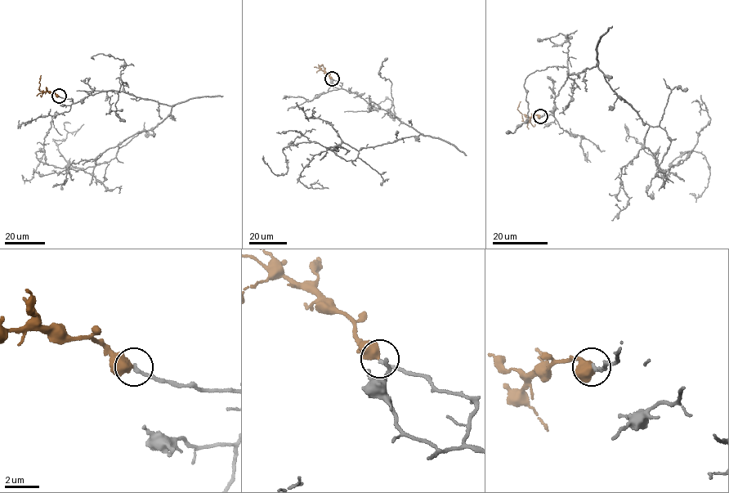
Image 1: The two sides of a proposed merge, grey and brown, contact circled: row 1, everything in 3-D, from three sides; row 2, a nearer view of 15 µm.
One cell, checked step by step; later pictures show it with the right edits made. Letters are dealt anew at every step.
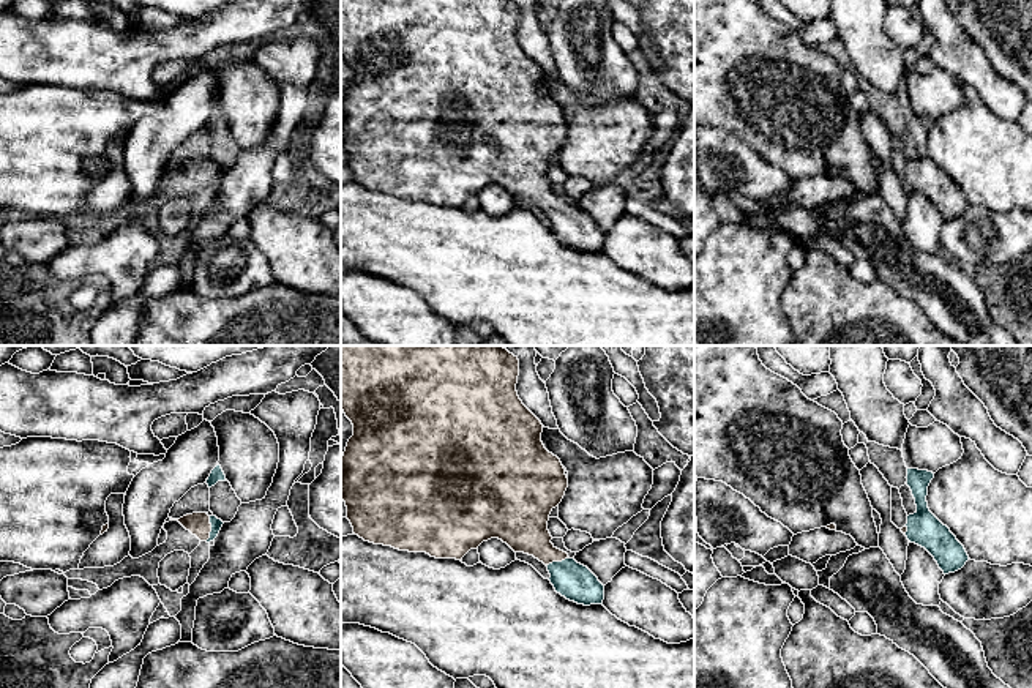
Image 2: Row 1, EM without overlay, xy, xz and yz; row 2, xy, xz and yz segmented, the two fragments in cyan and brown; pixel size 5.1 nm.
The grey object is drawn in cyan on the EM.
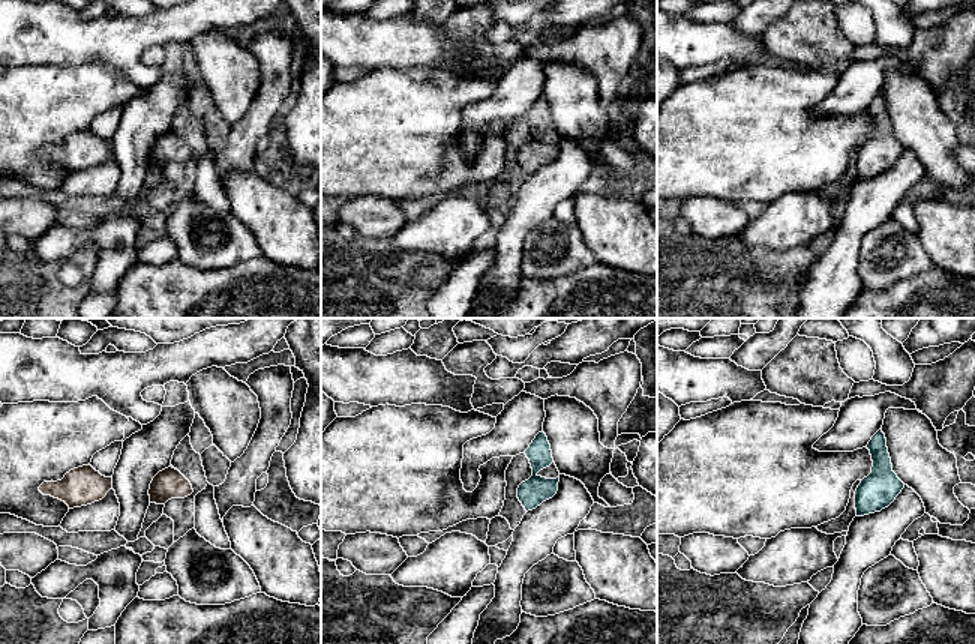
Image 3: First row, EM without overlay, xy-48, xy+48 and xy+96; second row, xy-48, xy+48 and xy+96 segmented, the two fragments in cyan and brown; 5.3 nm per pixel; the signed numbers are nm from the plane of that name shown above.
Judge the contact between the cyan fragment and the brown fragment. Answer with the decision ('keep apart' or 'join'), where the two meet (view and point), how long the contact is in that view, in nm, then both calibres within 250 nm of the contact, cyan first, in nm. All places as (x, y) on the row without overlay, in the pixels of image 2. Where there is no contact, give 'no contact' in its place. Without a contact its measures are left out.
join; meets cyan in xy at (212, 175); contact 130 nm long; 60 nm thick on the cyan side, 110 nm on the other

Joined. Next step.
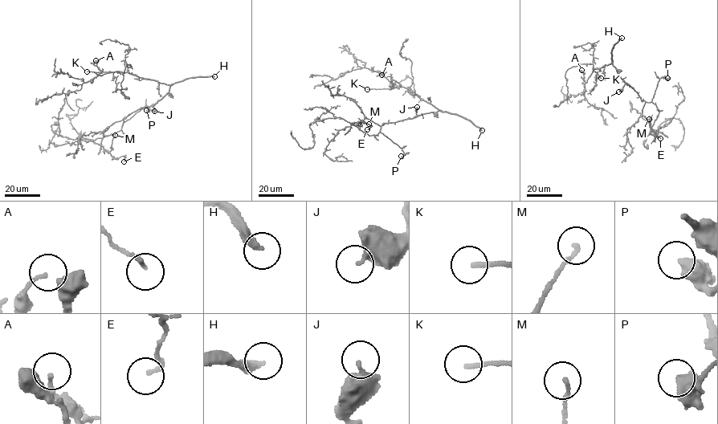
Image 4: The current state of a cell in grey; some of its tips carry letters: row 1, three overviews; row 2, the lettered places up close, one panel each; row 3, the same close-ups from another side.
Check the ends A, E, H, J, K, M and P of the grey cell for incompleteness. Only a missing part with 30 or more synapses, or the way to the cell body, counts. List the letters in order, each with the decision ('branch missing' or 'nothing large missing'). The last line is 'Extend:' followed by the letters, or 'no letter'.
A: nothing large missing
E: nothing large missing
H: branch missing
J: nothing large missing
K: branch missing
M: nothing large missing
P: nothing large missing
Extend: H, K

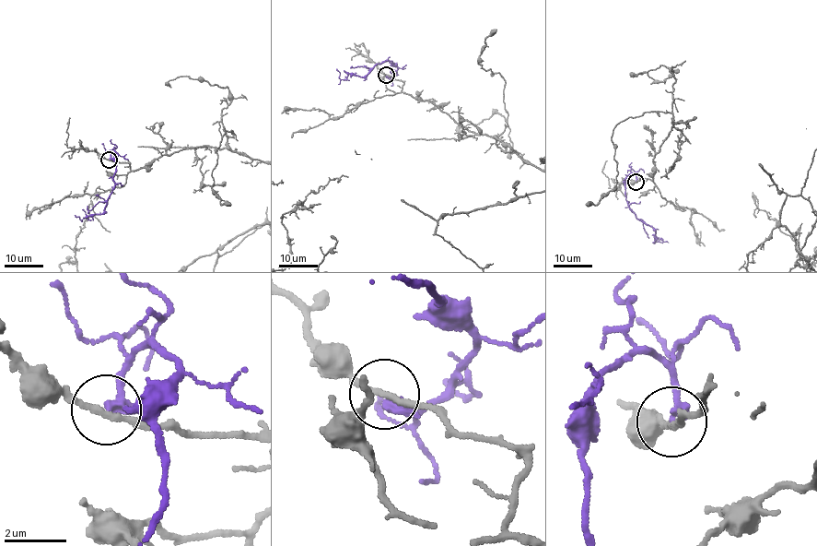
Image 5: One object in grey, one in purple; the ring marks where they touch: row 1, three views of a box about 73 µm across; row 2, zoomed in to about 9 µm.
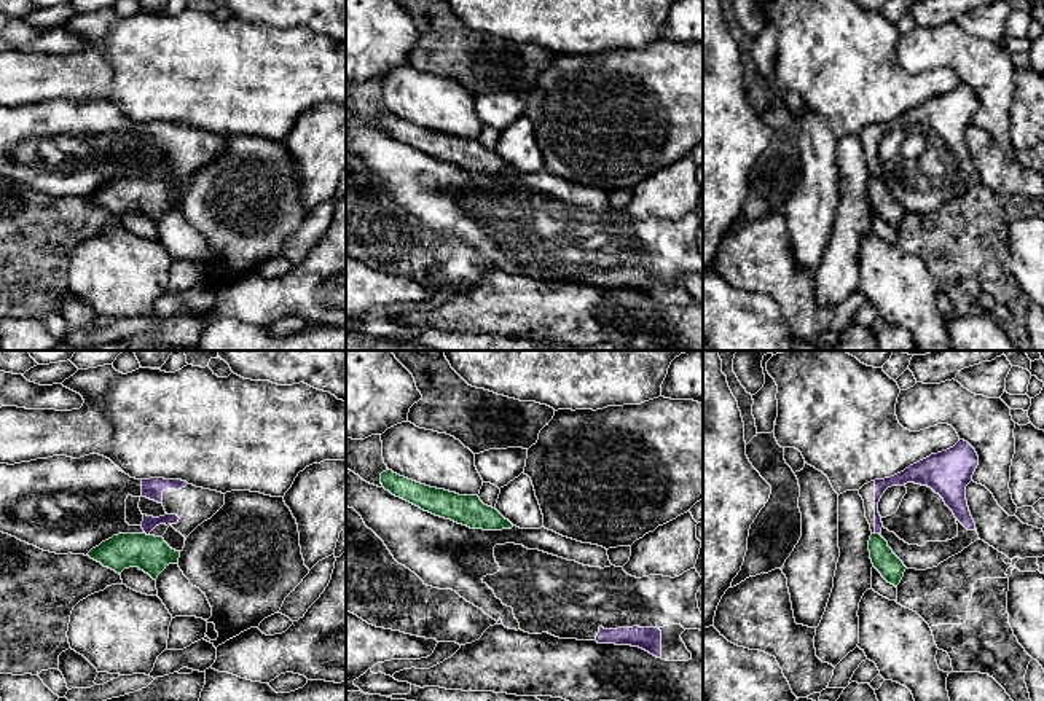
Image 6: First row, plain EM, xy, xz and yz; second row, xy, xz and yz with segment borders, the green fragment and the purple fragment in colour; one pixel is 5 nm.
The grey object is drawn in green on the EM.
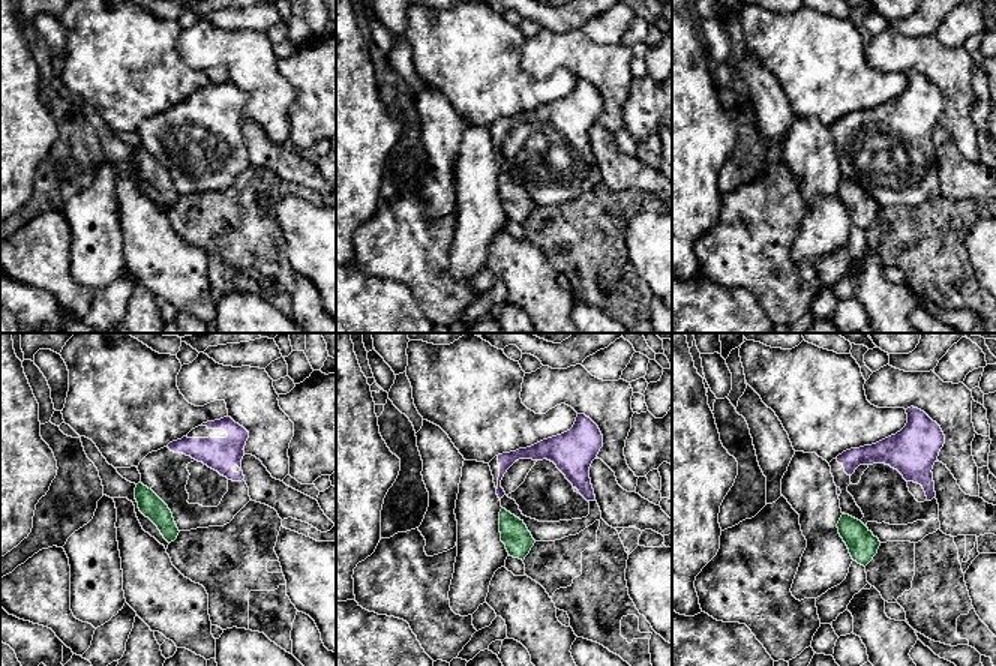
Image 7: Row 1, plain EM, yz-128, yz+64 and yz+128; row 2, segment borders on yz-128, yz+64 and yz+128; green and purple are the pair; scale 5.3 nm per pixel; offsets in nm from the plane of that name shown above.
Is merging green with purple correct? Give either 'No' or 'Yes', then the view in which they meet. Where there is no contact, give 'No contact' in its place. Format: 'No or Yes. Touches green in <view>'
No. Touches green in yz

